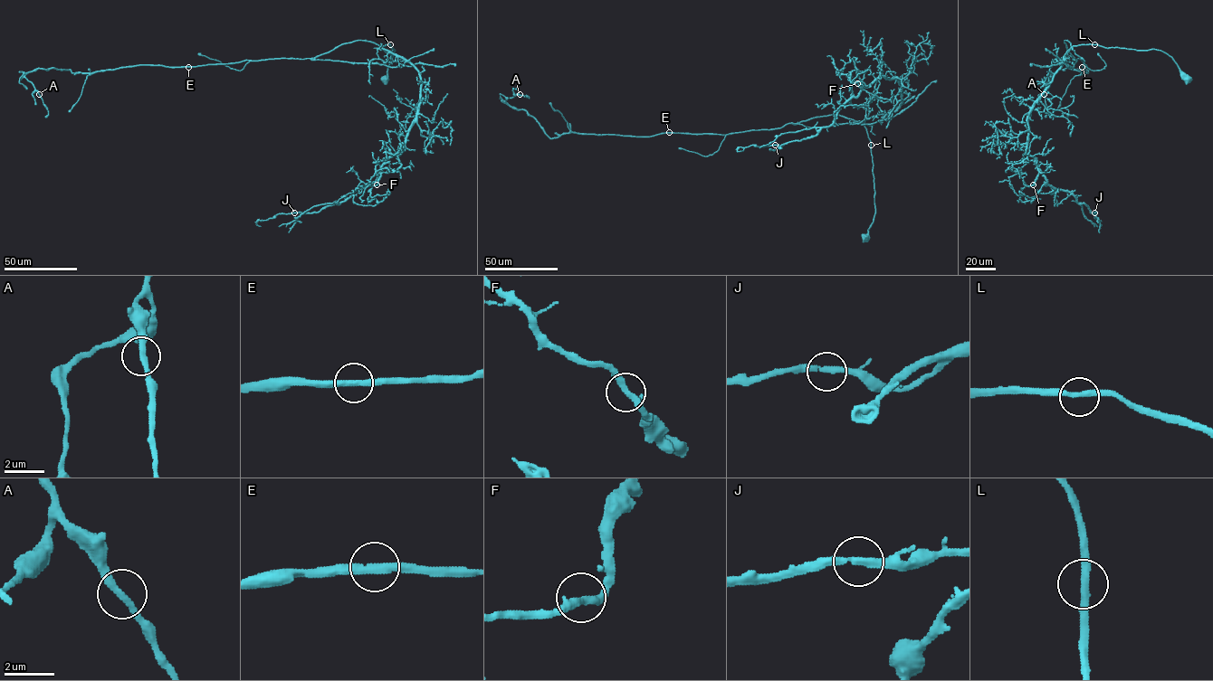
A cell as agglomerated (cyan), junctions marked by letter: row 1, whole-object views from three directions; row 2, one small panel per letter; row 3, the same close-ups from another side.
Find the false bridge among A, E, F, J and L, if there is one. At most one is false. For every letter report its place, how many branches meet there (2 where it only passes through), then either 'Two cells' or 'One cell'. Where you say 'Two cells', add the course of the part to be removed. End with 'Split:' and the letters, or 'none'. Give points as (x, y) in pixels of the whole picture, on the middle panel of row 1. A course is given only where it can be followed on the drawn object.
A: Place: (520, 94). Branches: 2. One cell
E: Place: (669, 132). Branches: 2. One cell
F: Place: (857, 83). Branches: 2. One cell
J: Place: (775, 145). Branches: 2. One cell
L: Place: (871, 145). Branches: 2. One cell
Split: none

